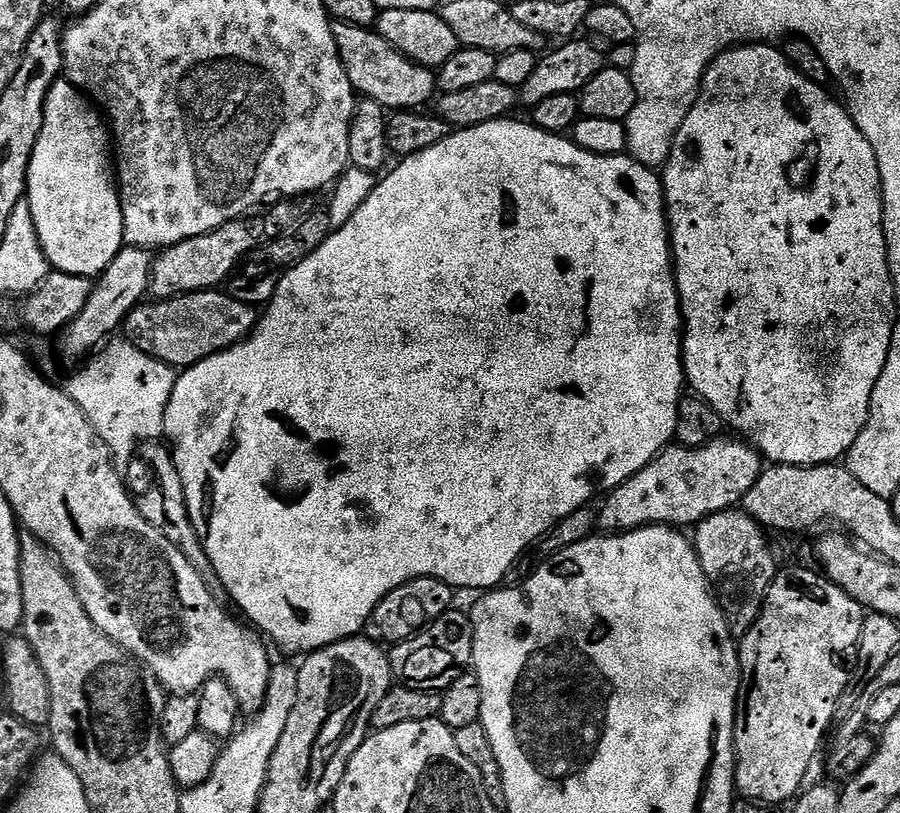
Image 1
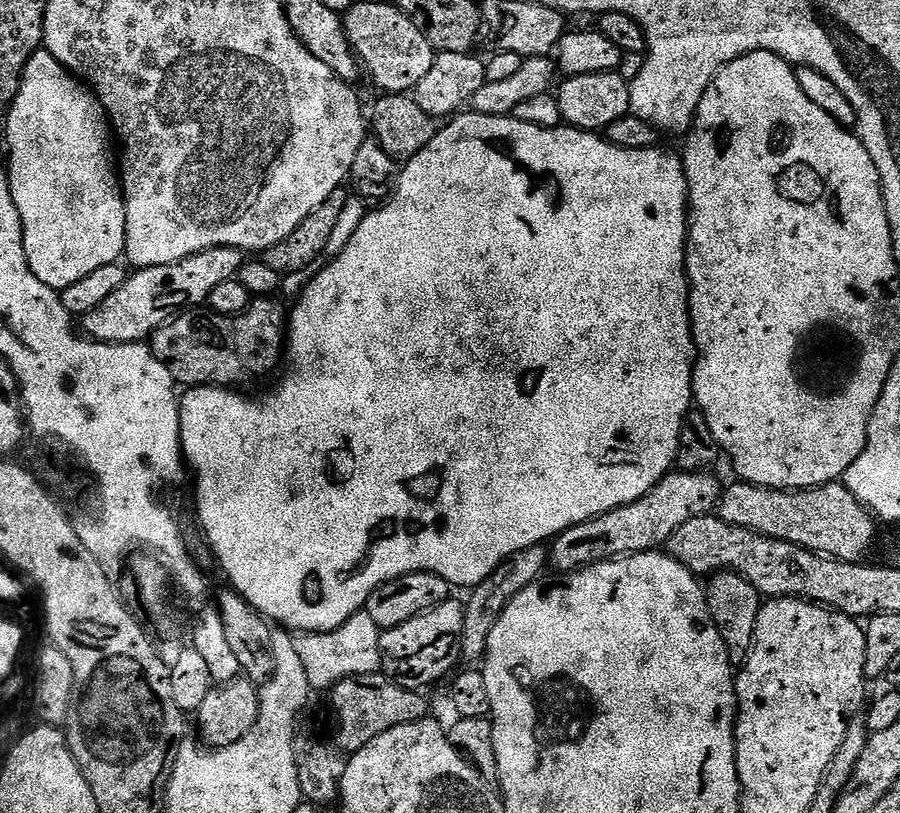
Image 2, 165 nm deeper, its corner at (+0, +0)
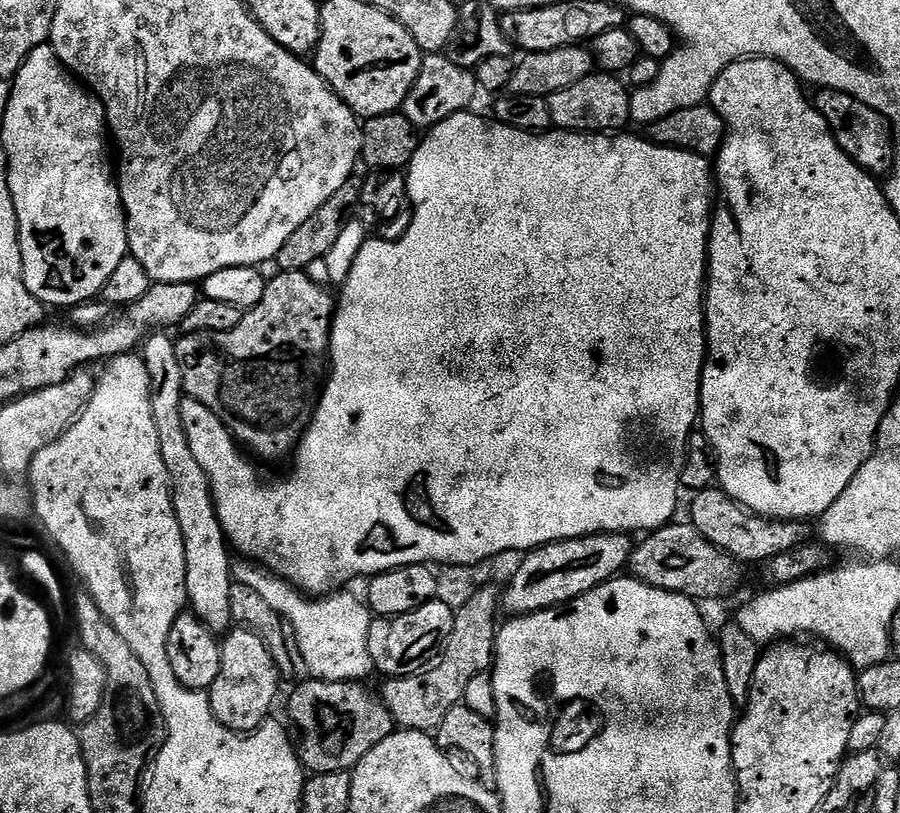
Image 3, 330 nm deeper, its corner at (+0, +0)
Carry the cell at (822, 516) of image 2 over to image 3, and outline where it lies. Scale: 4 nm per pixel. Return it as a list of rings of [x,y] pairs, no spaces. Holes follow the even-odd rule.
[[[719,486],[701,488],[693,496],[696,497],[692,500],[691,524],[696,527],[698,534],[702,534],[702,538],[721,548],[728,556],[739,560],[741,565],[763,565],[778,554],[797,548],[809,539],[807,523],[799,520],[772,520],[769,516],[759,516],[757,512],[752,512],[734,498],[730,498],[730,494],[726,494]]]

